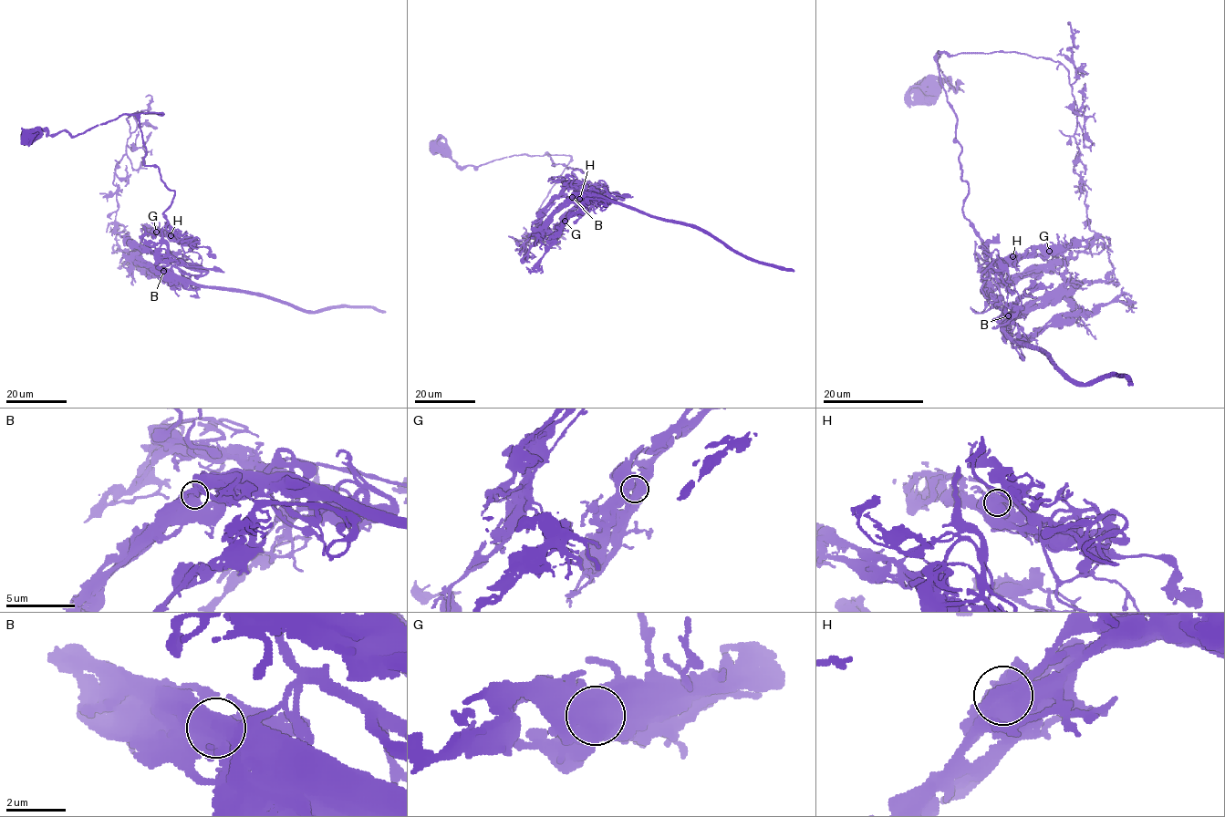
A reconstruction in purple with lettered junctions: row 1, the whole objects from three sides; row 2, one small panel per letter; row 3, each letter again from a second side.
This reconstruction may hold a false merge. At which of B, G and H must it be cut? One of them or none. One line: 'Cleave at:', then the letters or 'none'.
Cleave at: B

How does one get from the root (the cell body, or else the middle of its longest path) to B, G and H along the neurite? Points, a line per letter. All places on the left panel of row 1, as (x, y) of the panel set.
B: (27, 137), (77, 136), (135, 114), (143, 163), (174, 192), (165, 228), (201, 273), (180, 280), (163, 271)
G: (27, 137), (77, 136), (135, 114), (143, 163), (156, 165), (174, 192), (163, 213), (178, 240), (156, 232)
H: (27, 137), (77, 136), (135, 114), (143, 163), (156, 165), (174, 192), (163, 213), (178, 240), (171, 235)

